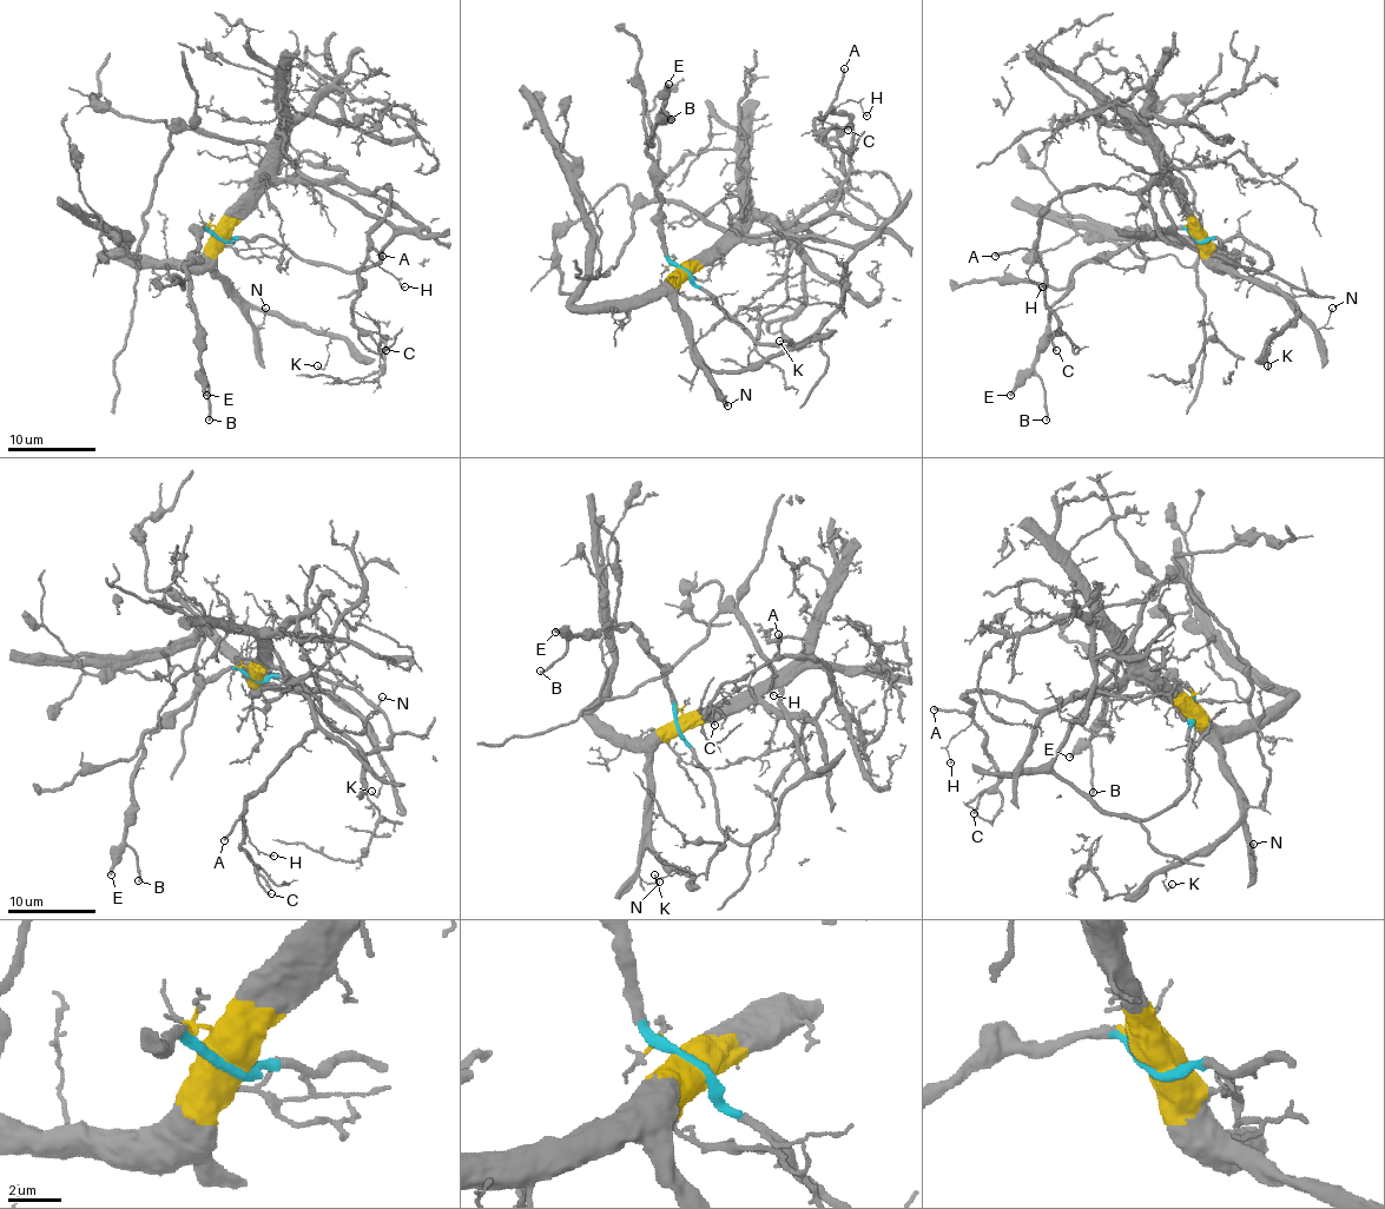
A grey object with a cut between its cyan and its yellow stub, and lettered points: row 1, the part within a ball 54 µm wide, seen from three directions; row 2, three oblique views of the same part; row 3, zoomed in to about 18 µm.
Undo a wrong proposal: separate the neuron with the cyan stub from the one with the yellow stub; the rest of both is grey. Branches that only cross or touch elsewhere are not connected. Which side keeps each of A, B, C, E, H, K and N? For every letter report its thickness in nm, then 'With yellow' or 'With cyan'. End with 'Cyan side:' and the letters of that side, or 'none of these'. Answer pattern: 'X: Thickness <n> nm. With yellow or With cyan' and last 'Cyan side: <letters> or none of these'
A: Thickness 200 nm. With yellow
B: Thickness 200 nm. With cyan
C: Thickness 170 nm. With yellow
E: Thickness 280 nm. With cyan
H: Thickness 100 nm. With yellow
K: Thickness 120 nm. With yellow
N: Thickness 140 nm. With yellow
Cyan side: B, E

